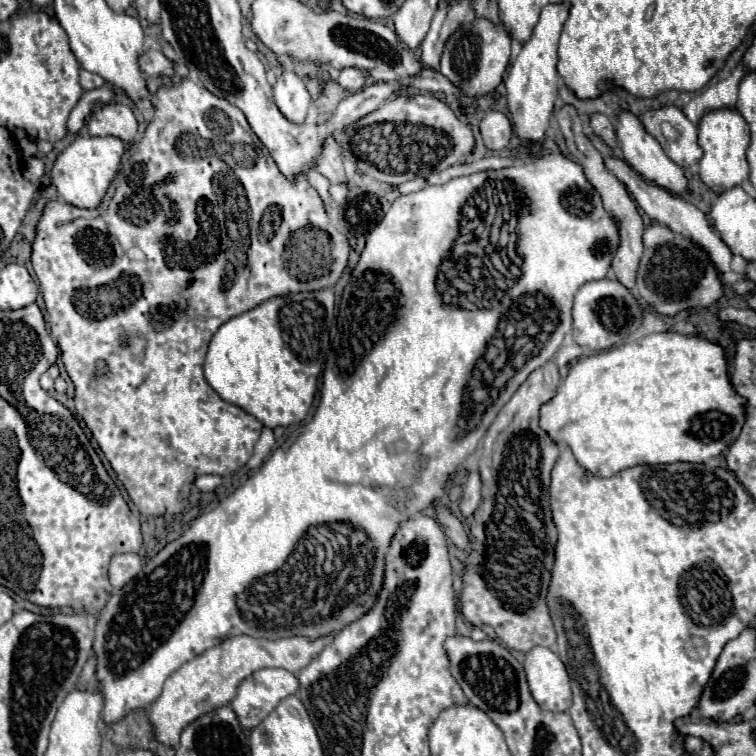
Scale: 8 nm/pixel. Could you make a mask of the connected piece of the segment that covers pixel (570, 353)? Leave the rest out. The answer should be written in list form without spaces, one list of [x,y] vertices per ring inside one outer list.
[[[566,344],[566,346],[562,346],[562,348],[558,350],[558,354],[556,354],[556,364],[558,364],[558,366],[568,366],[570,362],[578,360],[580,356],[582,356],[582,348],[580,348],[578,344]]]

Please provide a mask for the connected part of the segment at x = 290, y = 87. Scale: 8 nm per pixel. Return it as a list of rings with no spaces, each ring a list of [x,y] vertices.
[[[282,72],[274,84],[274,102],[288,120],[300,124],[308,116],[312,96],[296,72]]]

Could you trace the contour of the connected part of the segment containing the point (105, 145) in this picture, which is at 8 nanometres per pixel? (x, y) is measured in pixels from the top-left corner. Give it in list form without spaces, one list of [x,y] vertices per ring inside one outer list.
[[[78,136],[54,162],[52,182],[58,188],[58,194],[64,202],[78,208],[98,208],[108,186],[118,176],[120,160],[124,154],[124,142],[120,138],[94,138]]]

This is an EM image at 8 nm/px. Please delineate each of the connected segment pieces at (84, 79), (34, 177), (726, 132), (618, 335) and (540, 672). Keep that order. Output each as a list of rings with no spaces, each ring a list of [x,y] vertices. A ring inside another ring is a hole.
[[[80,70],[80,86],[84,90],[92,90],[92,88],[100,88],[104,86],[104,78],[98,76],[98,74],[92,74],[92,72],[86,72],[86,70]]]
[[[30,158],[30,162],[24,164],[24,178],[36,184],[44,174],[44,164],[38,158]]]
[[[724,108],[704,114],[698,126],[698,142],[704,150],[704,156],[700,160],[700,178],[712,192],[720,194],[748,180],[750,168],[746,162],[746,150],[750,144],[750,128],[736,110]]]
[[[604,278],[598,282],[586,282],[578,290],[578,294],[574,298],[572,316],[574,316],[574,340],[582,348],[600,352],[600,350],[626,342],[626,338],[630,338],[634,332],[638,332],[638,328],[644,322],[644,308],[632,296],[632,292],[628,288],[624,288],[618,280]]]
[[[544,646],[532,648],[524,660],[524,672],[540,708],[548,712],[568,712],[572,708],[570,676],[556,652]]]

